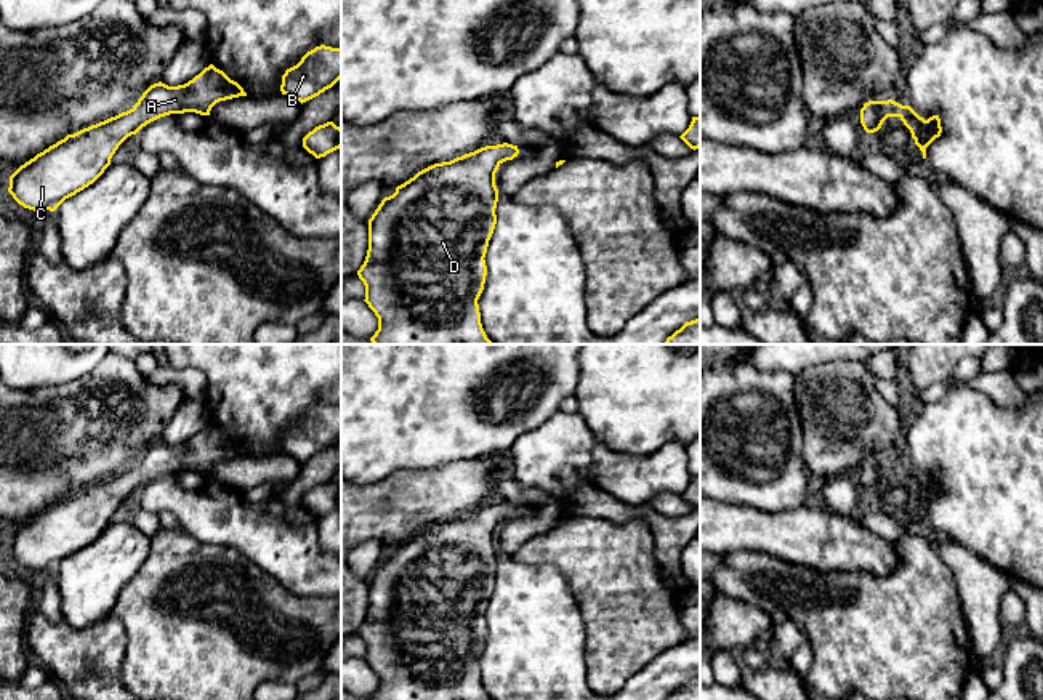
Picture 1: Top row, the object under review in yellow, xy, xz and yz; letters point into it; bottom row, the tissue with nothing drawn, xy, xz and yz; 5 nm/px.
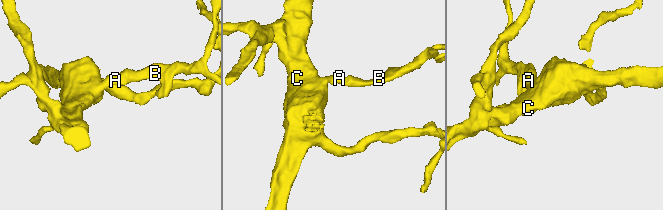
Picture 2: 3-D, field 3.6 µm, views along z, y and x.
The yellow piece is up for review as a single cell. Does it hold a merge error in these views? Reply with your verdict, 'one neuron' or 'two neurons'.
one neuron

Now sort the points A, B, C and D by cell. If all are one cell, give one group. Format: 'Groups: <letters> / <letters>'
Groups: A B C D

